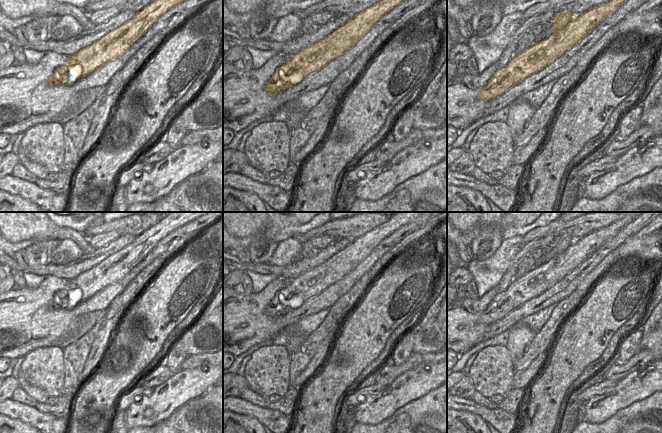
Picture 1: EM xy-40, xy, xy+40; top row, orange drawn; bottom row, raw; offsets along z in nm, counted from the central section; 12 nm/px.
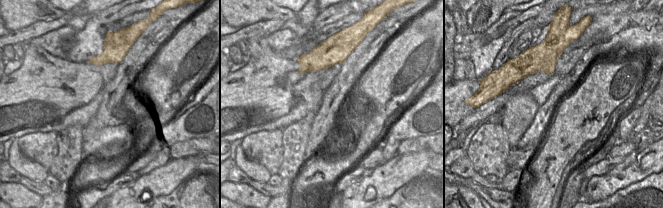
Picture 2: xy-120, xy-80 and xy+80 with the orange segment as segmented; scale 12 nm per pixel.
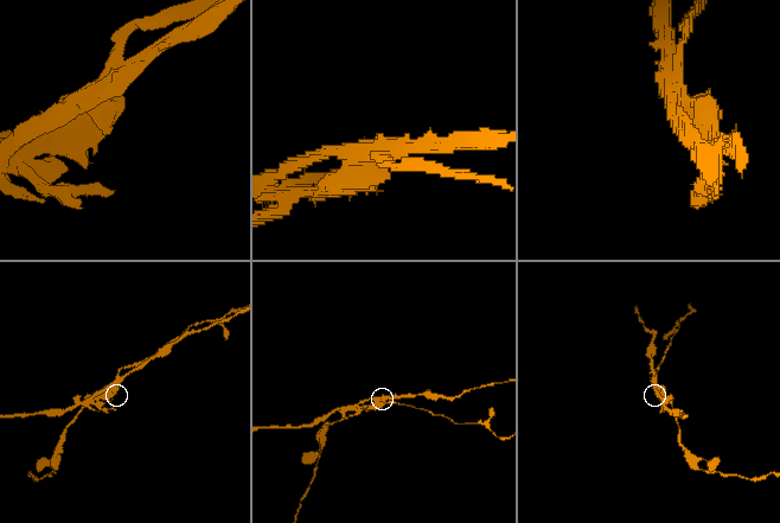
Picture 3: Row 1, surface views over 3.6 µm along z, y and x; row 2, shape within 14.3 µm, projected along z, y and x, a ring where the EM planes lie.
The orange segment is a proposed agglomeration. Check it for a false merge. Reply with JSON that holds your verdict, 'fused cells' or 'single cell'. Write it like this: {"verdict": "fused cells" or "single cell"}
{"verdict": "fused cells"}

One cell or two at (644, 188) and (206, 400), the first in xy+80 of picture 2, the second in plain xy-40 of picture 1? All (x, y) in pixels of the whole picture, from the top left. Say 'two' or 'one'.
one

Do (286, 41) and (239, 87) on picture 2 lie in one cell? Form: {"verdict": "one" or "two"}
{"verdict": "two"}

